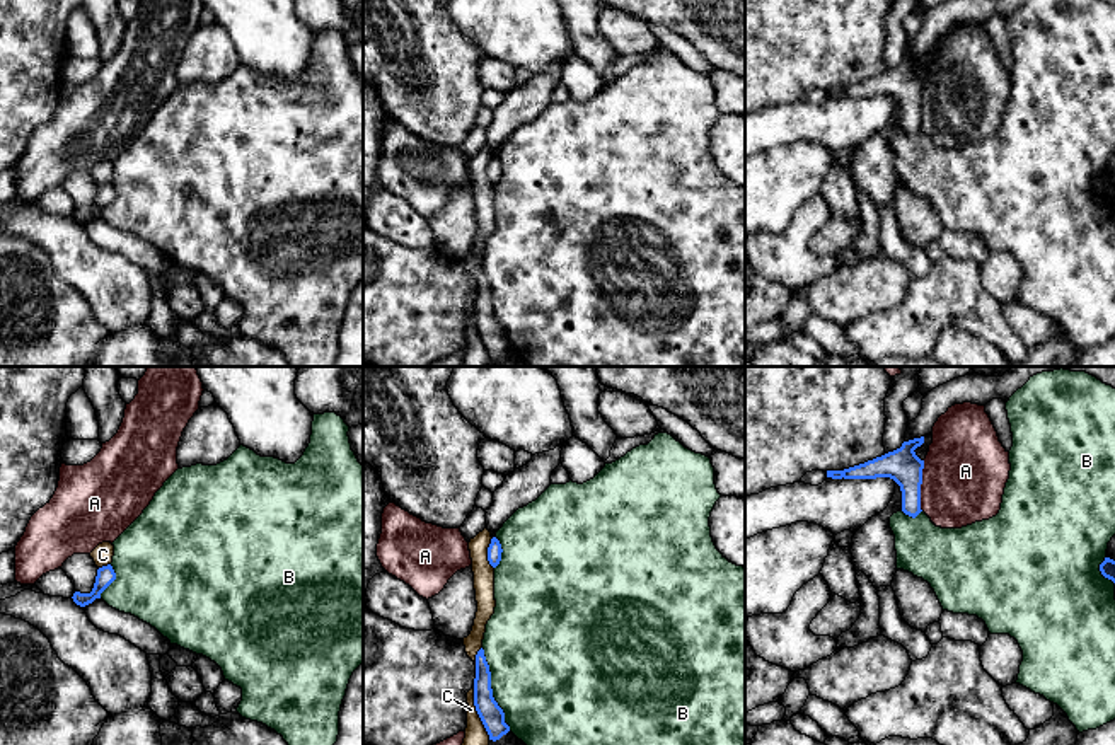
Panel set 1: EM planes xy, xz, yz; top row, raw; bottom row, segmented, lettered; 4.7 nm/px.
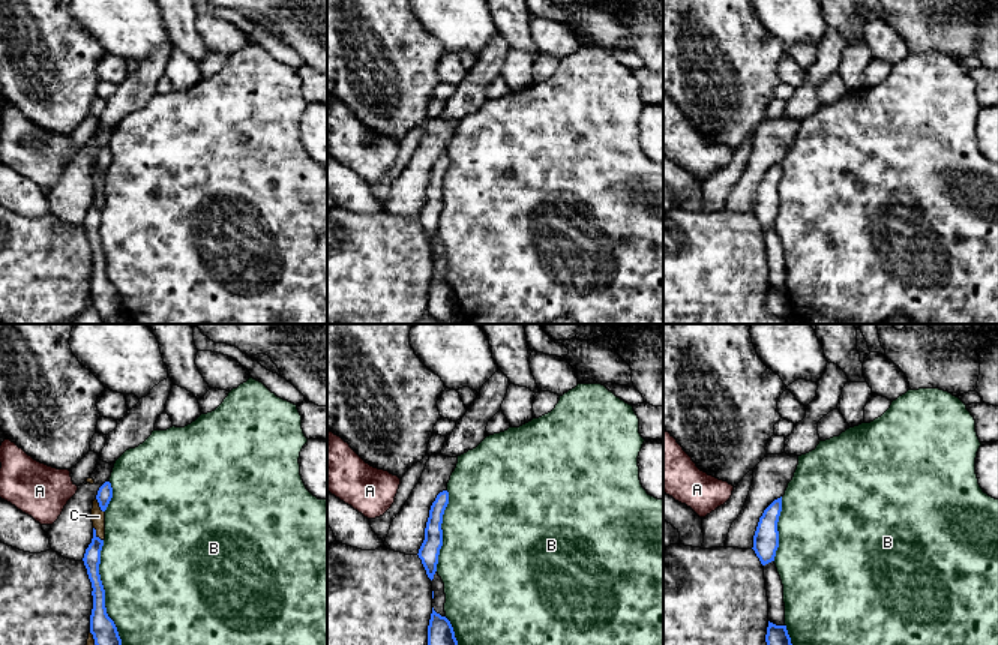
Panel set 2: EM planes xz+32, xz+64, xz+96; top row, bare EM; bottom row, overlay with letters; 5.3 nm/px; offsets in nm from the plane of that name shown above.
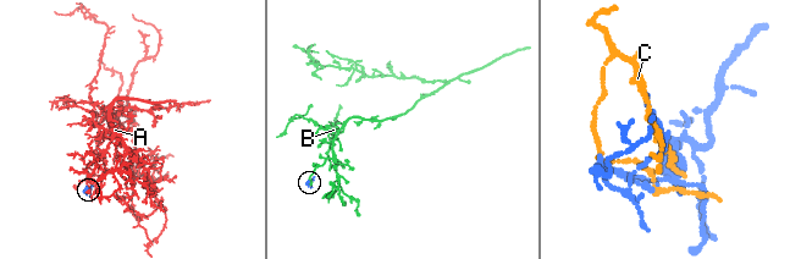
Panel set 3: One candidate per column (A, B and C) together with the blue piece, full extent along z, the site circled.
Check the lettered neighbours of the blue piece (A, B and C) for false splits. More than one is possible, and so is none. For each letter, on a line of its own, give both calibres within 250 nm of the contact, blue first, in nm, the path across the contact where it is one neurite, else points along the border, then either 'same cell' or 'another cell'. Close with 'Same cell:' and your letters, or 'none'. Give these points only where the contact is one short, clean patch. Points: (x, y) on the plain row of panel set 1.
A: 160 nm thick on the blue side, 400 nm on the other; another cell
B: 110 nm thick on the blue side, 500 nm on the other; another cell
C: 110 nm thick on the blue side, 130 nm on the other; another cell
Same cell: none

